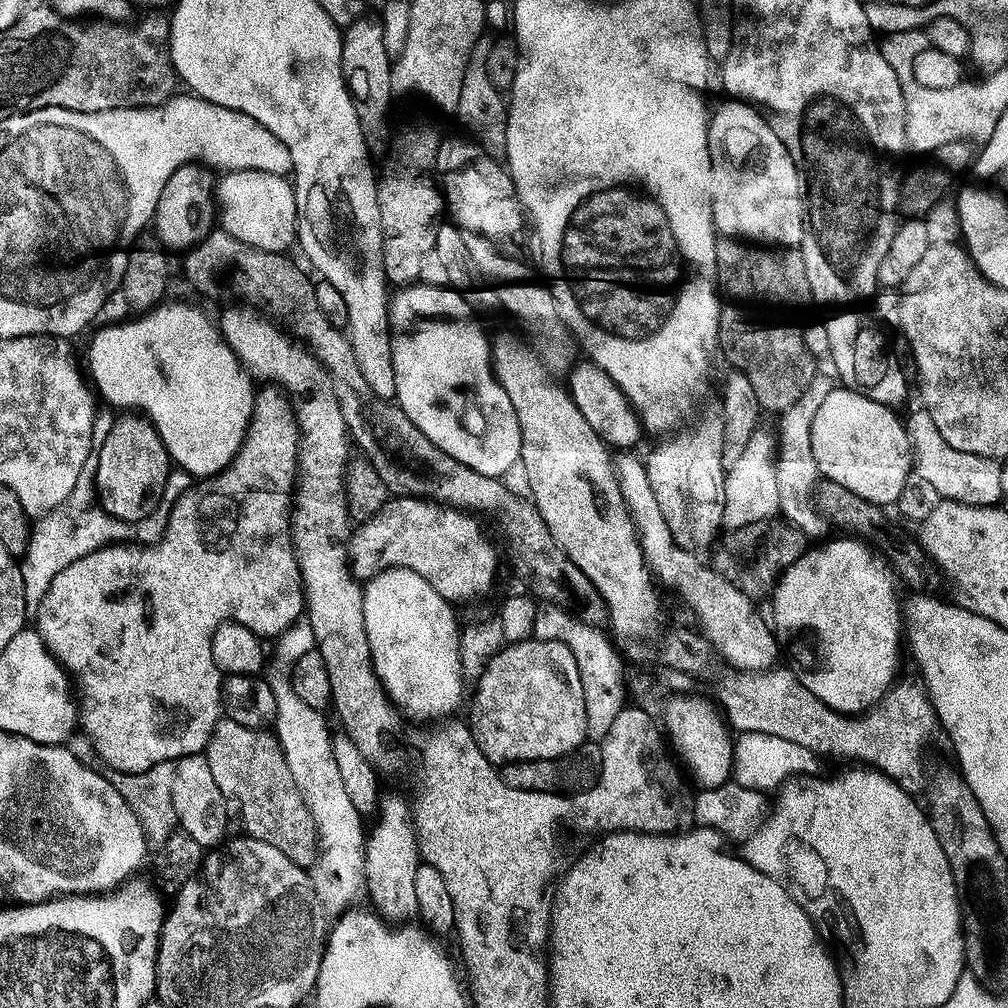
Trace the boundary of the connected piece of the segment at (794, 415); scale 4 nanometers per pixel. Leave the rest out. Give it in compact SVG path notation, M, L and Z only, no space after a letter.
M824 372L817 373L810 382L798 402L781 413L780 436L777 437L777 458L775 460L775 478L778 483L779 513L789 524L802 530L804 536L810 540L820 540L830 522L816 511L815 491L820 481L820 471L814 459L813 443L810 440L810 430L813 428L814 417L818 414L819 407L825 402L826 397L836 387L835 379Z

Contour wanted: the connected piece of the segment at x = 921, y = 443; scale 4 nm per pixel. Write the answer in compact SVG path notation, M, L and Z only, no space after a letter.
M917 408L917 412L906 416L914 472L931 481L940 497L945 500L957 500L963 504L999 505L1002 500L1001 461L991 456L954 450L954 446L950 446L946 438L938 434L938 426L934 426L934 418L930 418L927 408Z

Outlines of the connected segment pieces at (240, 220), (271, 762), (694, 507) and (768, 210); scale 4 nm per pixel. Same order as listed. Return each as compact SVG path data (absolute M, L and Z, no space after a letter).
M255 170L229 171L223 181L218 184L218 220L222 223L223 231L229 232L234 238L246 242L255 248L267 252L287 253L288 247L297 243L296 239L296 190L276 172L257 172Z
M222 718L210 734L206 755L229 817L240 823L239 831L282 850L298 867L311 869L318 851L314 818L294 782L294 774L290 774L290 766L286 766L286 754L275 735Z
M712 412L693 428L687 428L665 435L661 439L664 441L646 456L644 469L676 543L689 550L701 550L717 539L724 523L726 469L722 462L722 415Z
M736 98L725 101L717 112L715 109L711 113L708 121L708 153L712 155L712 221L716 223L717 233L744 242L763 242L768 246L799 245L804 238L804 196L799 170L771 123L753 105Z

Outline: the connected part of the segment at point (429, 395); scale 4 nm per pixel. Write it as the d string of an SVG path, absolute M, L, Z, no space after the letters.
M417 282L399 289L400 292L391 297L390 300L390 343L392 345L392 361L394 362L394 374L396 375L396 395L395 403L399 404L400 409L434 442L434 446L441 448L450 458L458 458L462 466L470 466L470 470L478 470L478 474L486 474L497 478L507 477L507 472L512 467L517 467L520 459L520 427L518 426L518 414L514 406L510 406L510 398L506 395L506 390L496 380L496 374L492 370L492 357L490 355L490 336L484 333L484 328L475 320L474 309L460 297L459 292L451 286L441 286L438 284L425 284Z

